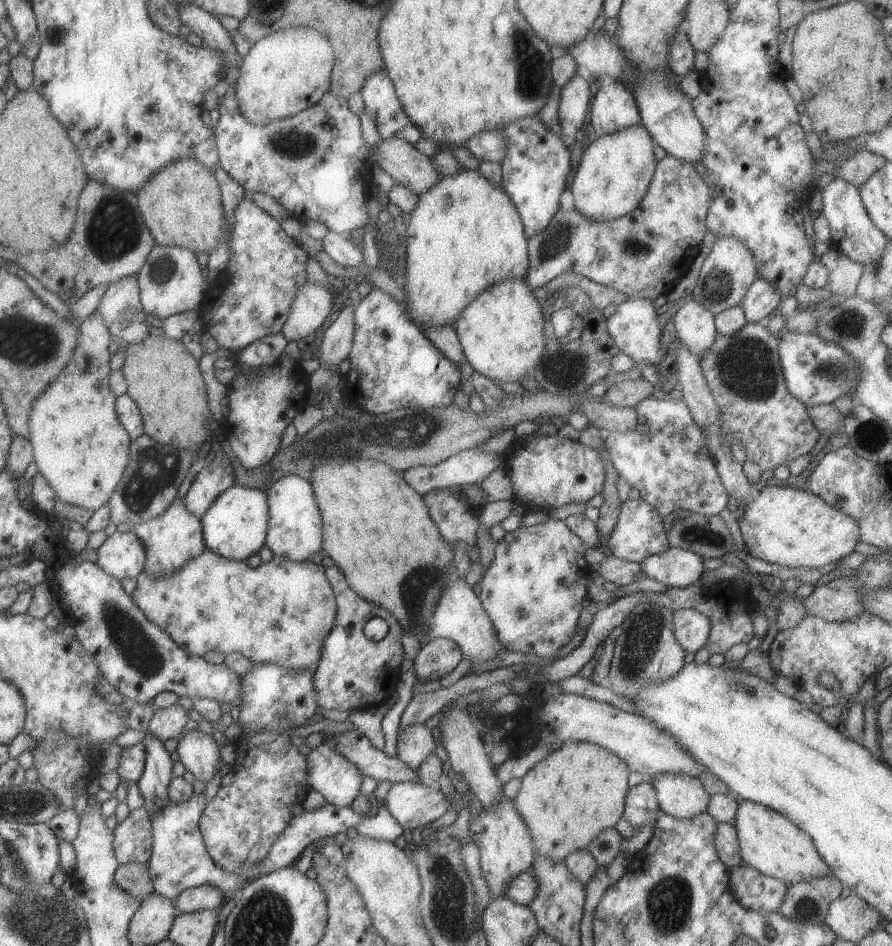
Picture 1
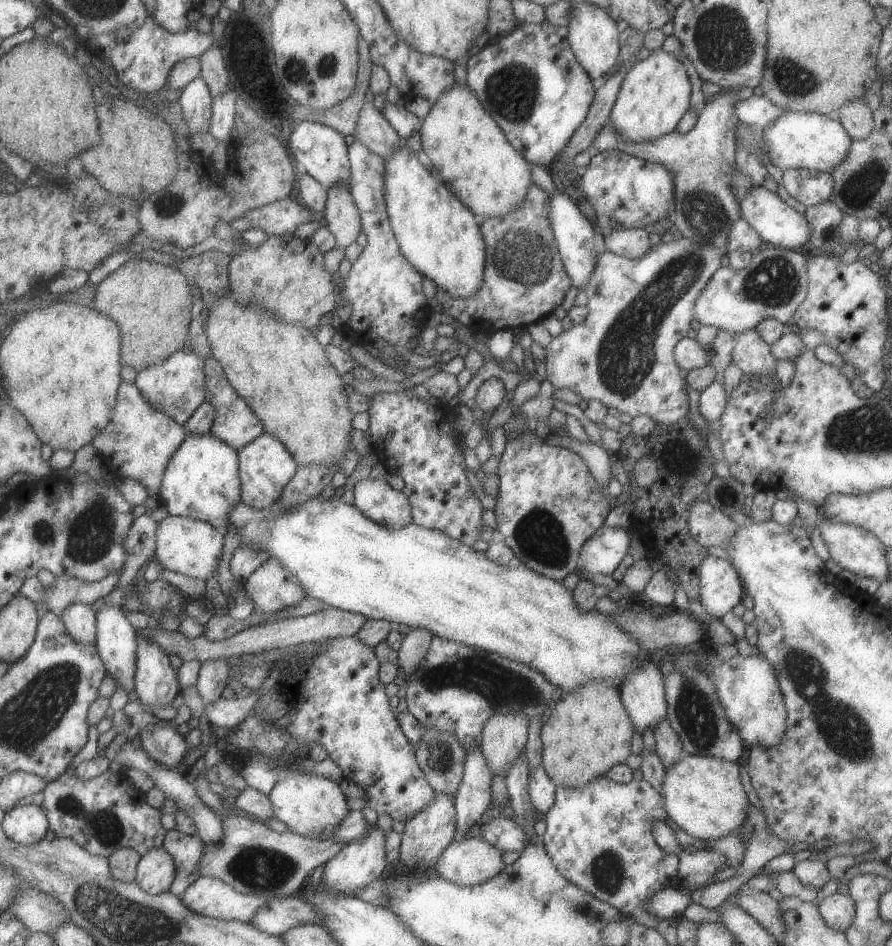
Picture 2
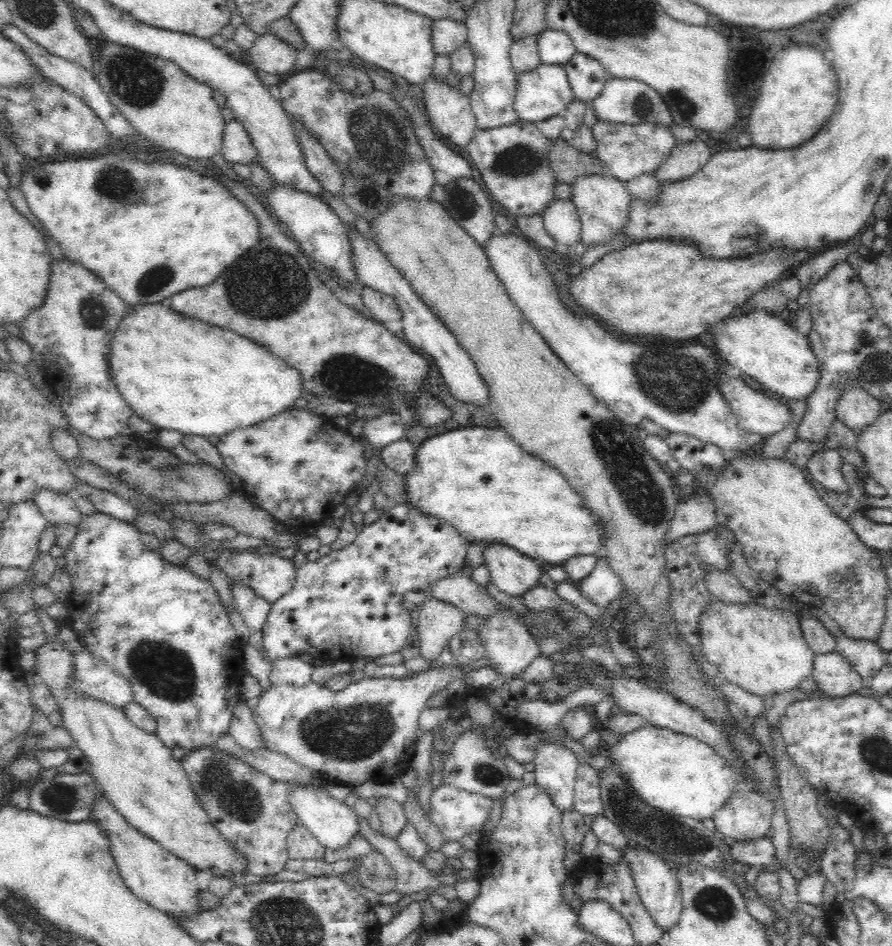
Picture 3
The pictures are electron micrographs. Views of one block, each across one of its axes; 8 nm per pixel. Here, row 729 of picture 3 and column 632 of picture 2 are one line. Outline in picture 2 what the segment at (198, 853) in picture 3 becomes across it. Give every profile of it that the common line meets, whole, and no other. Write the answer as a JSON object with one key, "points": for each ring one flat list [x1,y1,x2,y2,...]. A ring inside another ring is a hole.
{"points":[[662,48,654,50,645,60,636,61,623,76,621,88,610,111,612,128,625,139,647,142,674,131,692,104,690,82,686,69,674,55]]}

